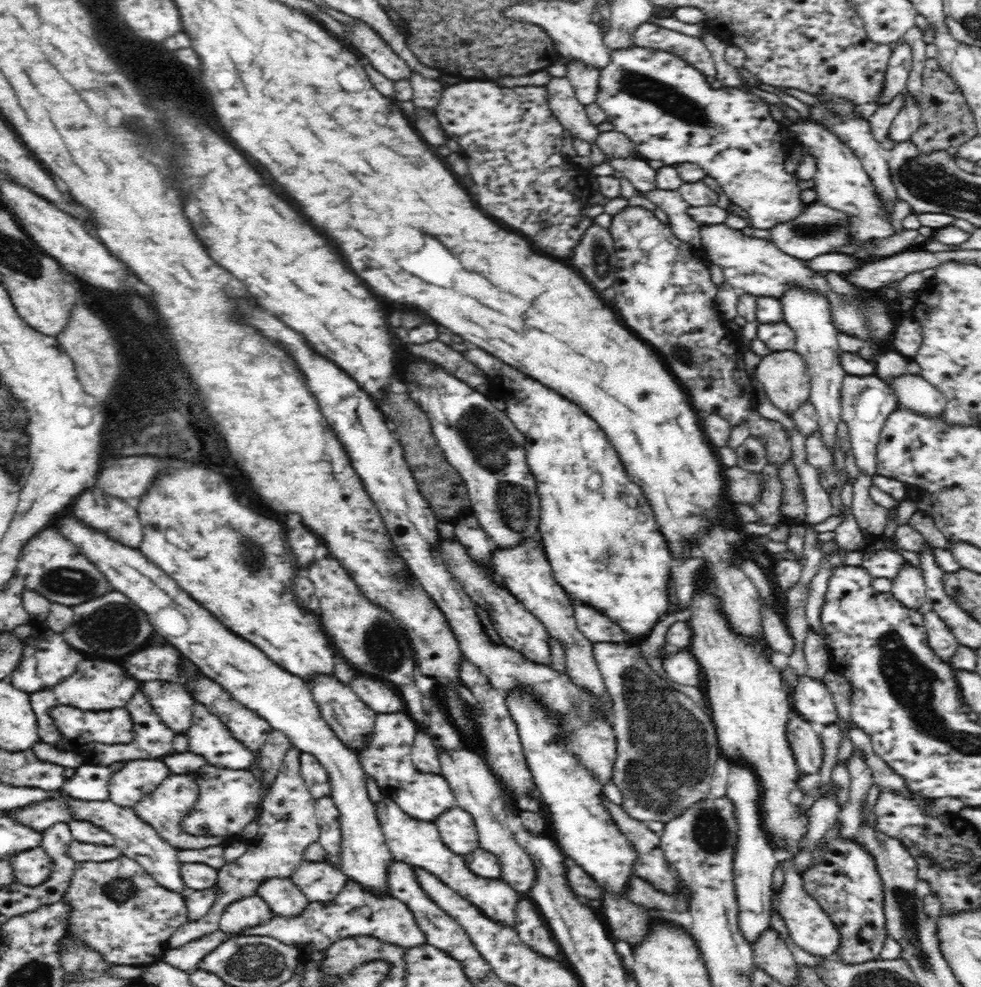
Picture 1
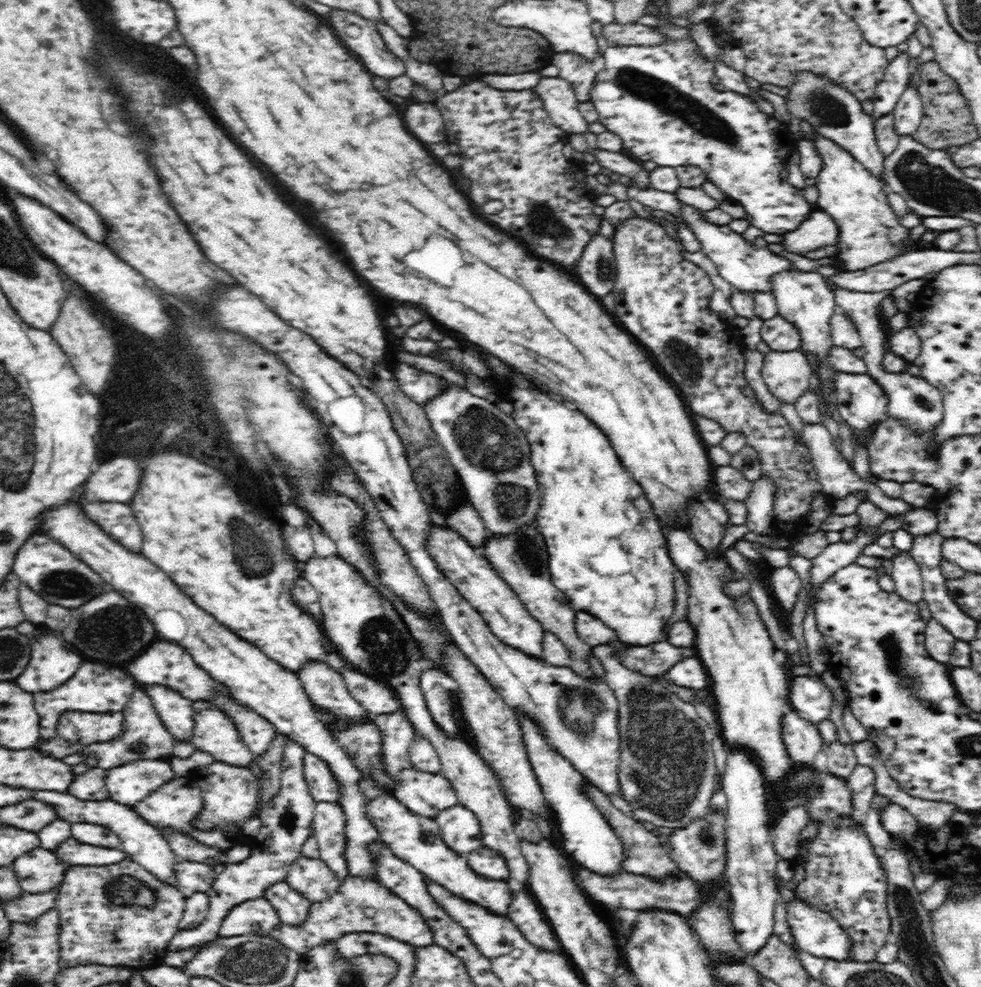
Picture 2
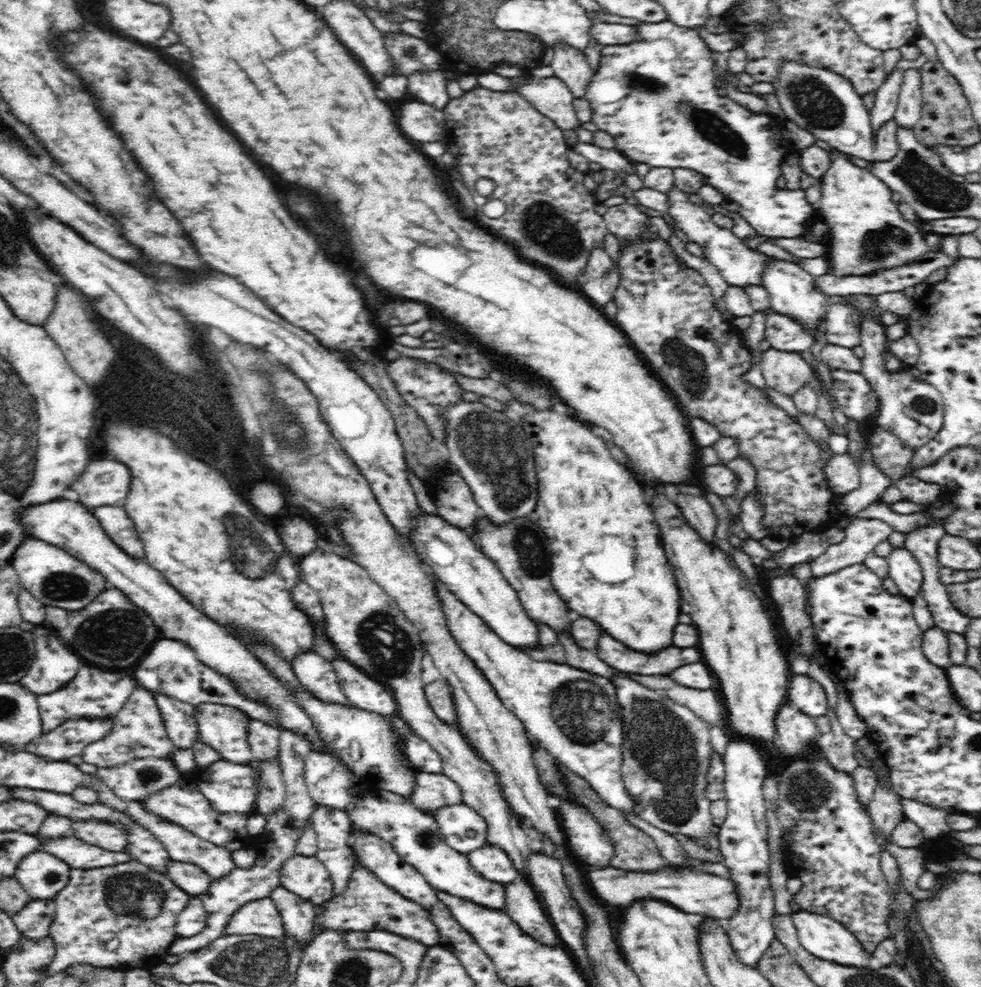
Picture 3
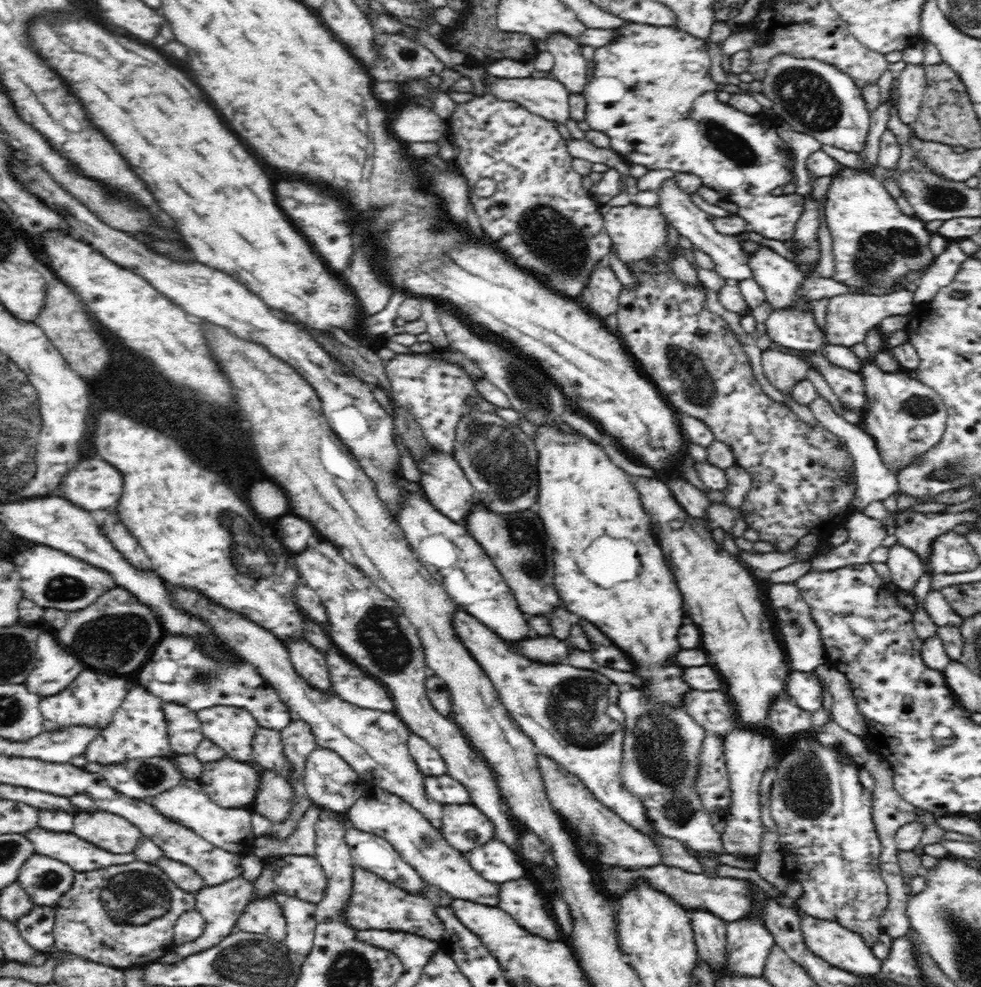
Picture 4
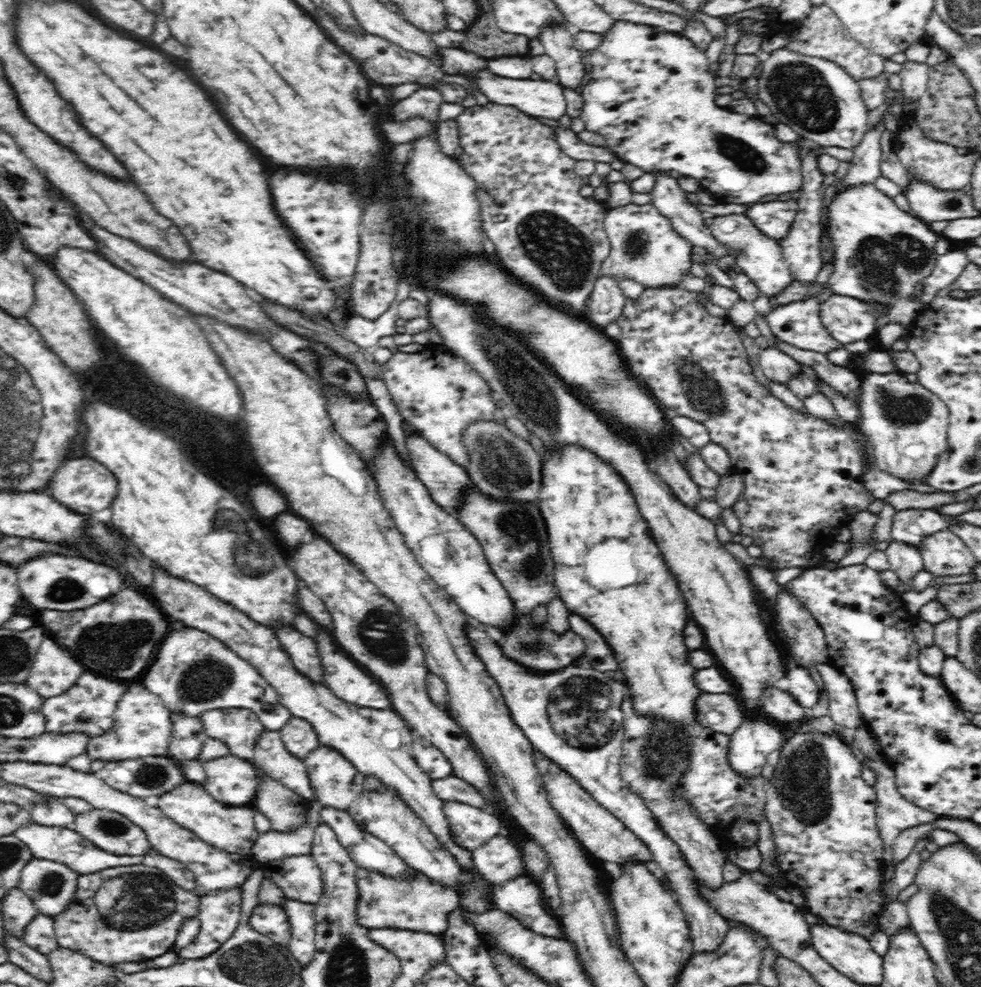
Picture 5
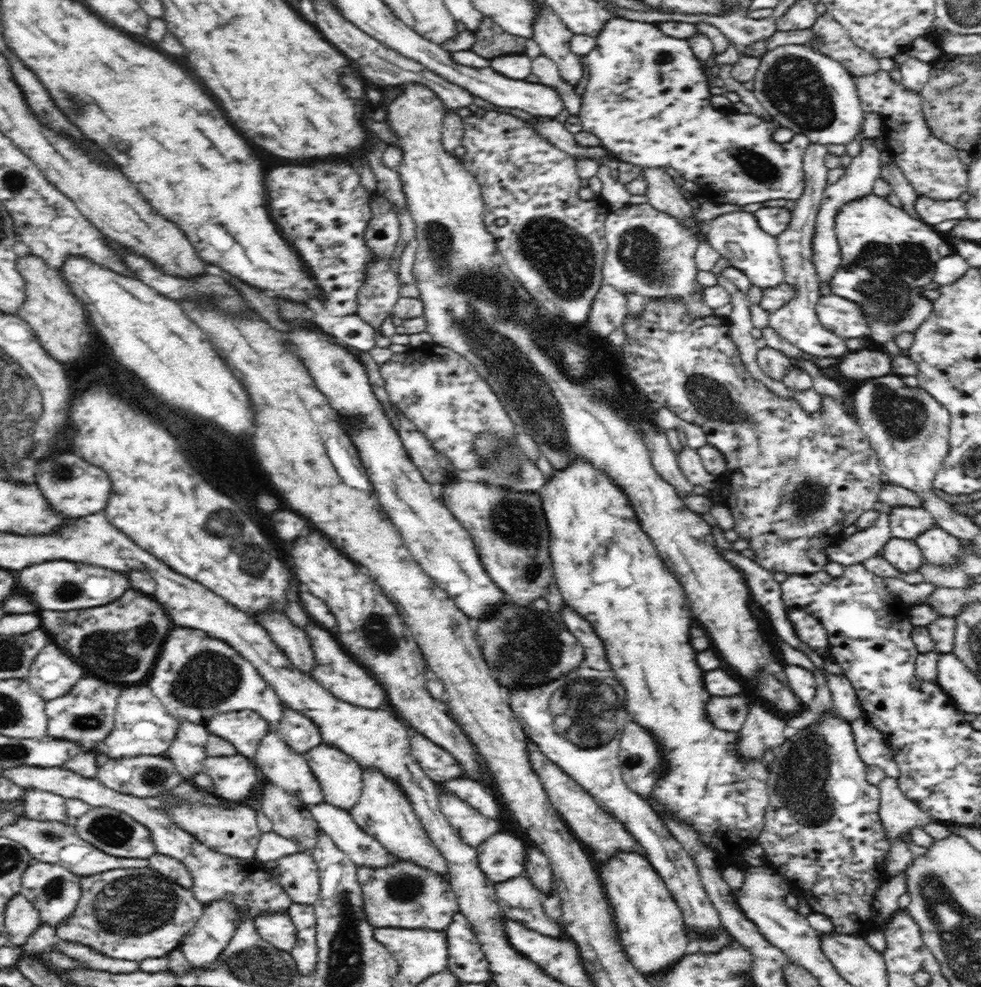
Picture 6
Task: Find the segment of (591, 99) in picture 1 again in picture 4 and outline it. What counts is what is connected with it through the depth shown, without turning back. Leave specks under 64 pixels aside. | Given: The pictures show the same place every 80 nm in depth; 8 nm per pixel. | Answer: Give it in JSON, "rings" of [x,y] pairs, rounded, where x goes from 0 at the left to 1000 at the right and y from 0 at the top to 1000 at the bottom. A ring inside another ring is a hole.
{"rings":[[[565,34],[556,41],[557,51],[566,59],[565,67],[561,73],[562,77],[570,81],[581,94],[592,95],[600,84],[599,69],[600,62],[593,56],[592,47],[575,34]]]}

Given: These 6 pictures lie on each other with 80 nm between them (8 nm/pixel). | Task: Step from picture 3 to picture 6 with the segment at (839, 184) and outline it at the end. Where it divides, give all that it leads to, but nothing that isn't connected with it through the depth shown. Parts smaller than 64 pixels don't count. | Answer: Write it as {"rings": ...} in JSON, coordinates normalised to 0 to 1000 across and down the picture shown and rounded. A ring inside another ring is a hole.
{"rings":[[[890,195],[858,209],[850,224],[858,265],[844,287],[848,298],[876,309],[886,332],[884,340],[896,349],[896,352],[912,344],[916,338],[934,336],[936,330],[950,318],[950,306],[942,300],[940,291],[948,288],[952,282],[954,265],[958,263],[958,254],[964,245],[963,238],[953,233],[951,228],[944,227],[938,221],[930,221],[917,210],[909,209],[902,200],[894,199]]]}

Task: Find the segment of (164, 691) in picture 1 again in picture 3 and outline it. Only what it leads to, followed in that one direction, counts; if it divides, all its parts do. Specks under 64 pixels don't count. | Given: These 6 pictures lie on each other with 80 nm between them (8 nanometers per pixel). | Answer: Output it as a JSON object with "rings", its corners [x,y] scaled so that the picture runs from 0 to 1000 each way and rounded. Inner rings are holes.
{"rings":[[[157,703],[157,707],[178,758],[196,758],[203,748],[198,715],[164,703]]]}

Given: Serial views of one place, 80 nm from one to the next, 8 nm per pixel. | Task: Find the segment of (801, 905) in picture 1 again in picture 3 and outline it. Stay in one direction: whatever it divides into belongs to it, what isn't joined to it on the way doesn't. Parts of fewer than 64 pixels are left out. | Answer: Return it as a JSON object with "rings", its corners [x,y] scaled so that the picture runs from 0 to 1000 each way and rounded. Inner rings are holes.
{"rings":[[[817,921],[811,925],[806,925],[805,929],[807,929],[807,934],[812,942],[815,957],[834,972],[875,981],[885,981],[894,978],[890,969],[881,964],[881,959],[873,951],[873,948],[853,932]]]}

